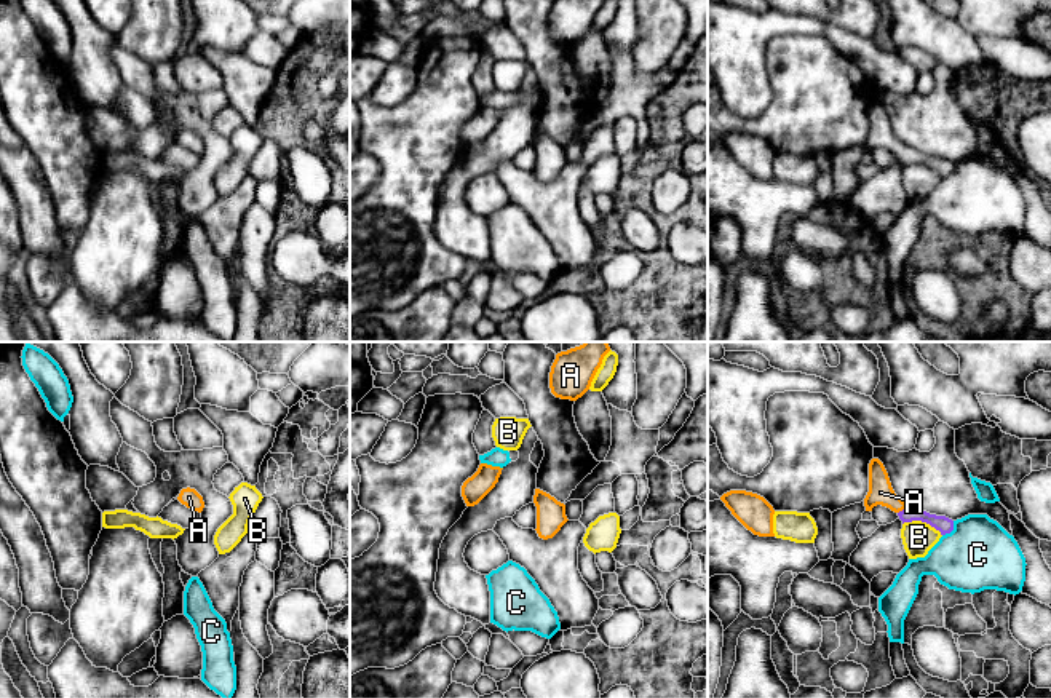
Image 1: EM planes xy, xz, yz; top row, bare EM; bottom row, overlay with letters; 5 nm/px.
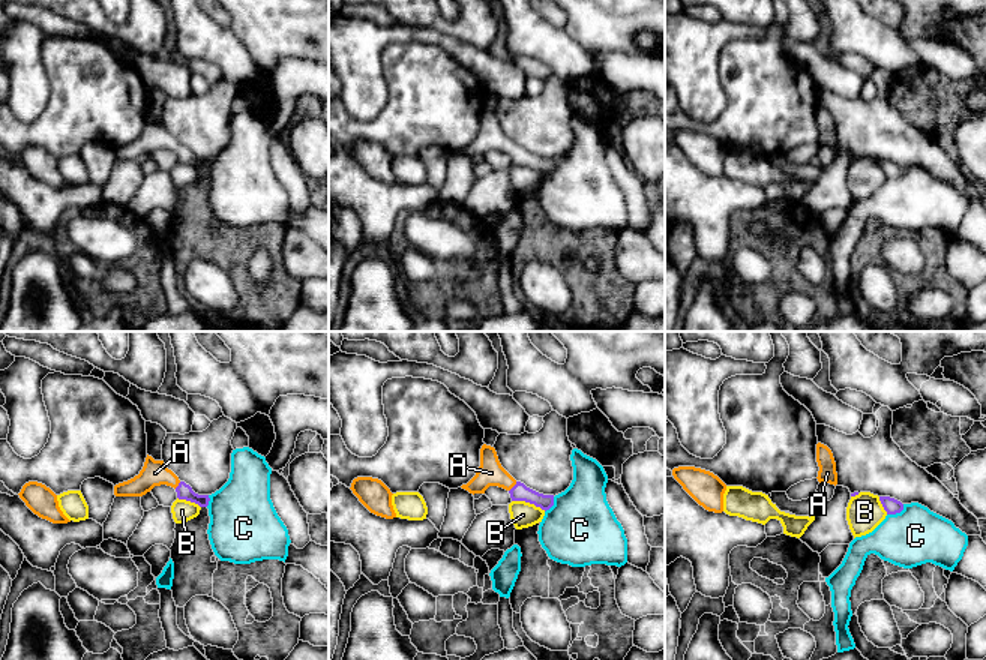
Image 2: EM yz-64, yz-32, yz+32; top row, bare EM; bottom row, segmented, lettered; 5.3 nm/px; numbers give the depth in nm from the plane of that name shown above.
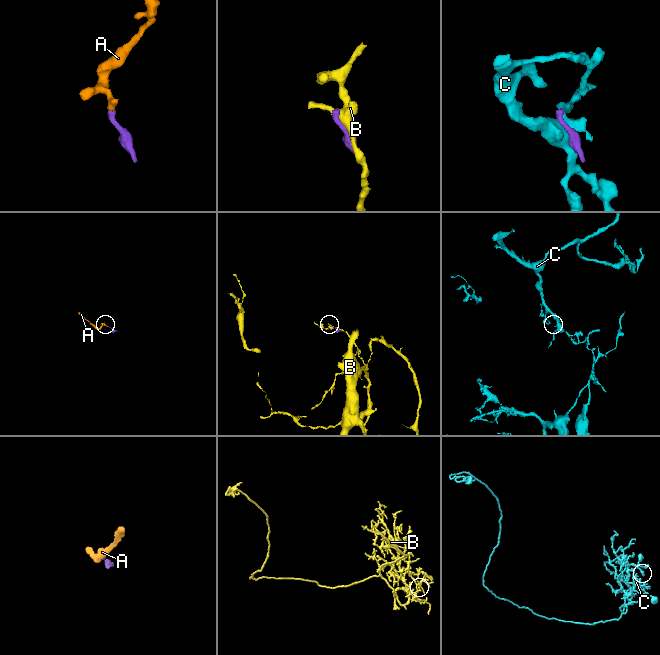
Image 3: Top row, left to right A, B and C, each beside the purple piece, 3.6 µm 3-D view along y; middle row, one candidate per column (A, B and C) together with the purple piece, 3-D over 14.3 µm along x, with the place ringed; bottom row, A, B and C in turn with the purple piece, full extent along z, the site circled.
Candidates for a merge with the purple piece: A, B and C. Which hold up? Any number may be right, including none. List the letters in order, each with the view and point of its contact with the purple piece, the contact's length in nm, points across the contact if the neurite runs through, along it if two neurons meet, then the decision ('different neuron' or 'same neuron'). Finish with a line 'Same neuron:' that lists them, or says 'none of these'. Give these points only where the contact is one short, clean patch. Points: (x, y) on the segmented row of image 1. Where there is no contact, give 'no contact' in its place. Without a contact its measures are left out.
A: yz (904, 508) | 70 nm | across yz (909, 513), (904, 508), (880, 492) | same neuron
B: yz (924, 521) | 220 nm | different neuron
C: yz (951, 531) | 100 nm | different neuron
Same neuron: A

